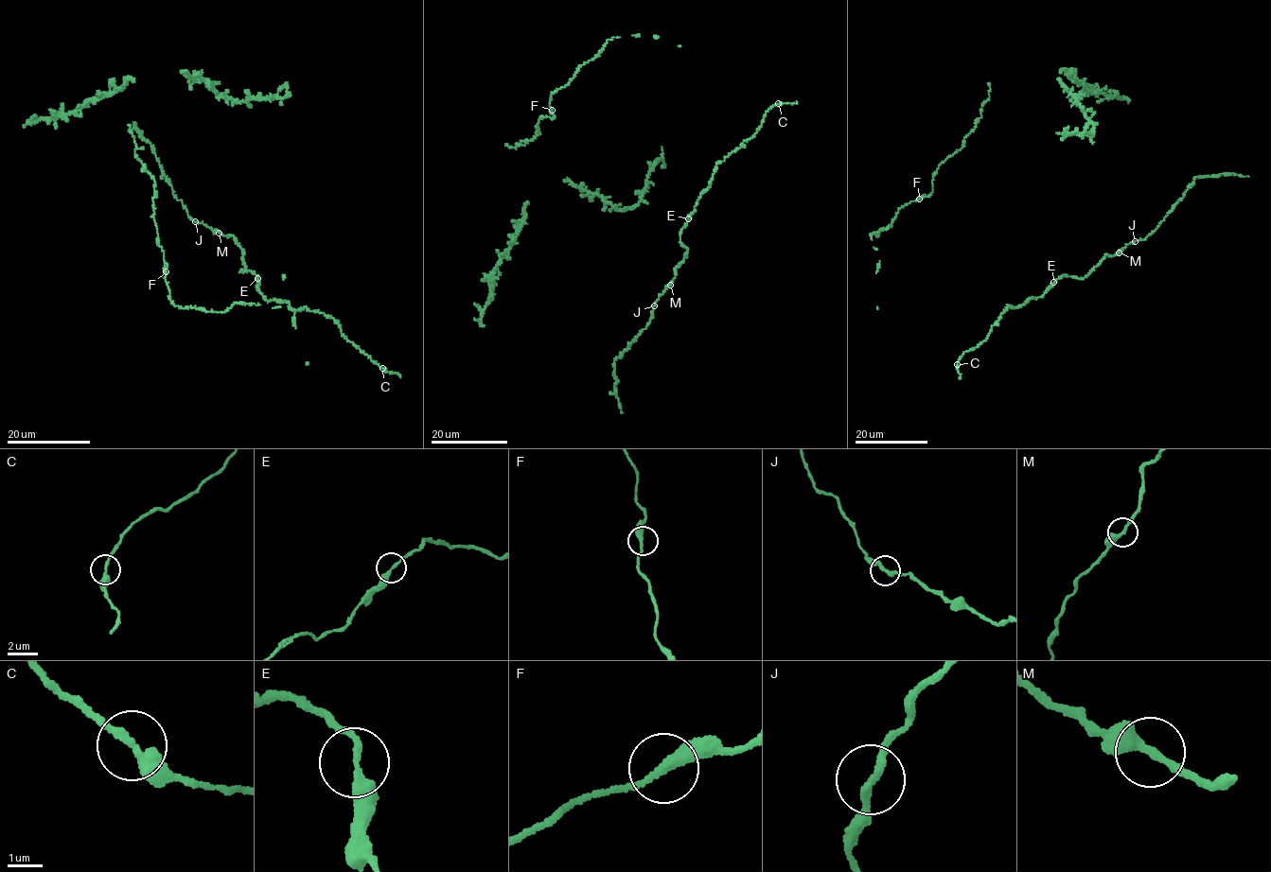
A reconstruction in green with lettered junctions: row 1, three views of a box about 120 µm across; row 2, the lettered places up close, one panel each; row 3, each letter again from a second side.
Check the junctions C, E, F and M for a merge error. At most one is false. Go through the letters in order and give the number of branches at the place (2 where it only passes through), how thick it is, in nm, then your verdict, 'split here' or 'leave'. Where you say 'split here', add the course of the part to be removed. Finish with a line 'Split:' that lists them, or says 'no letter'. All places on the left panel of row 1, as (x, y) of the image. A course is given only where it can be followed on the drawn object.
C: 2 branches meet; 320 nm thick; leave
E: 2 branches meet; 280 nm thick; leave
F: 2 branches meet; 280 nm thick; leave
M: 2 branches meet; 300 nm thick; leave
Split: no letter

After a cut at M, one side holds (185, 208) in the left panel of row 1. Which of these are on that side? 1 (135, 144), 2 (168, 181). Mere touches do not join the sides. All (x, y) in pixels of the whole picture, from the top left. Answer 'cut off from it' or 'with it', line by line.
1: cut off from it
2: with it

